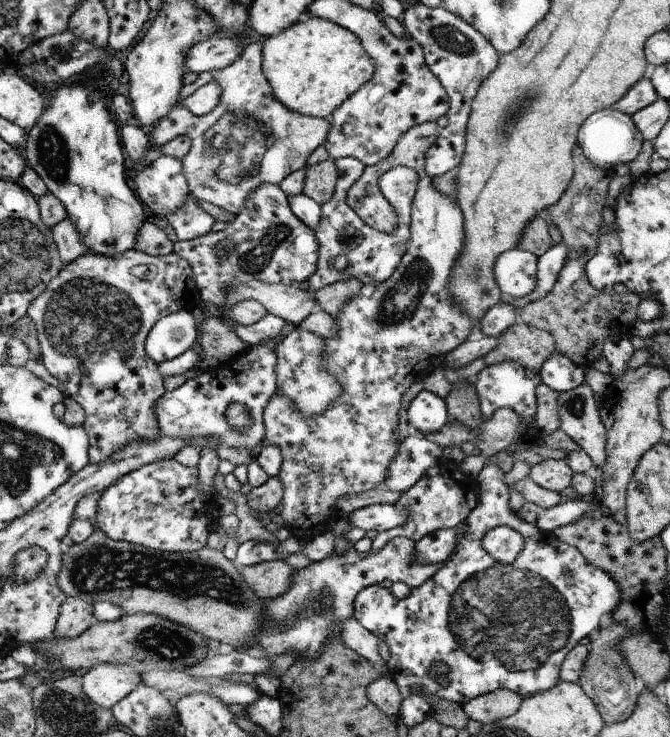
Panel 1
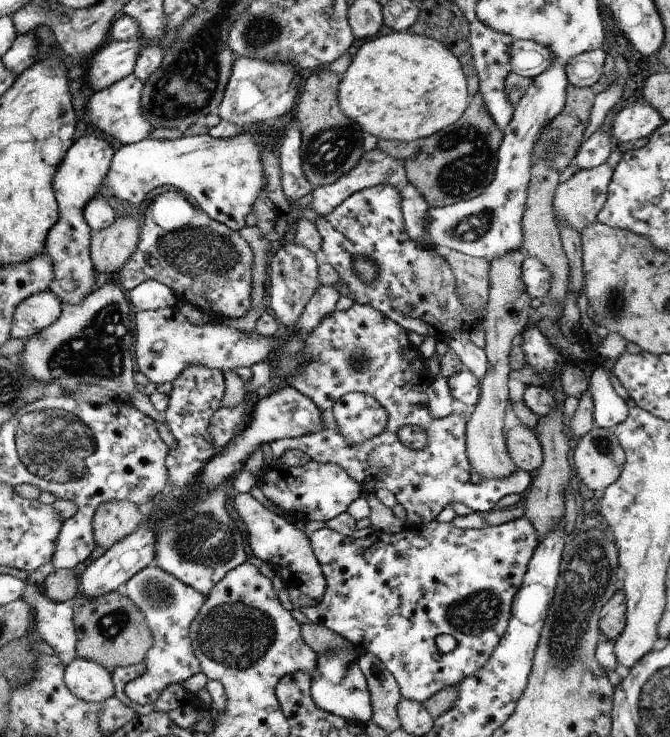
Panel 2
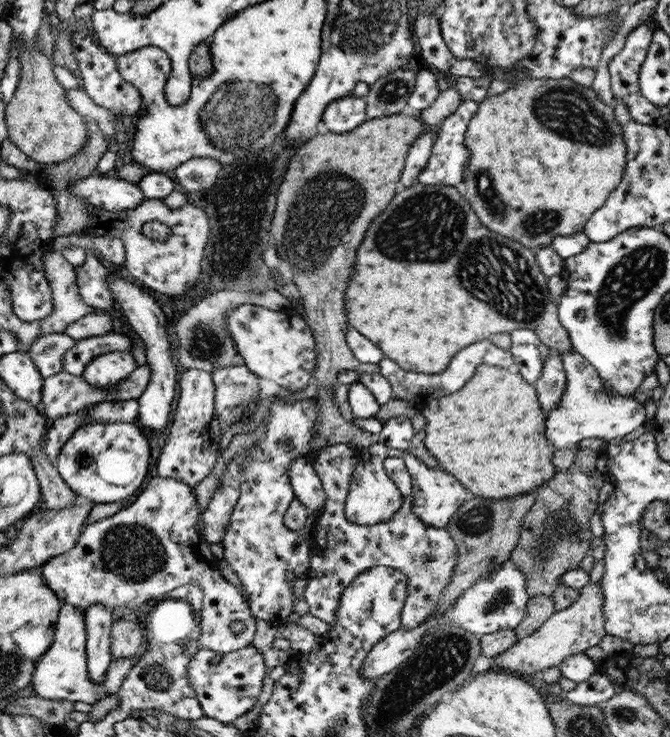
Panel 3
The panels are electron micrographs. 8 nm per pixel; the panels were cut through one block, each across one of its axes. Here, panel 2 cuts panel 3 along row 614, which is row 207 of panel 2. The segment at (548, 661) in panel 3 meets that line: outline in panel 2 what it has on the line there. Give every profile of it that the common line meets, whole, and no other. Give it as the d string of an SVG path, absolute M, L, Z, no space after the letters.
M606 162L590 170L578 170L569 179L558 183L553 198L553 213L557 224L566 225L579 233L594 224L598 213L604 208L613 170Z

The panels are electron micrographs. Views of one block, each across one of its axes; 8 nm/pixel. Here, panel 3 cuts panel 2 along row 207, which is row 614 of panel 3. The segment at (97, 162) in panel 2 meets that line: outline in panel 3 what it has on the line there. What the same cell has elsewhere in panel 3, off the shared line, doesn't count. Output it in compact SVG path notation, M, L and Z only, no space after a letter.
M62 604L57 626L54 629L53 644L49 648L50 654L46 654L46 658L42 658L42 662L37 662L38 674L34 674L33 686L36 696L71 703L86 702L93 705L109 694L116 694L122 686L122 681L126 680L130 672L133 672L137 656L110 662L106 680L102 684L97 684L90 678L87 646L88 633L84 610L80 607Z

